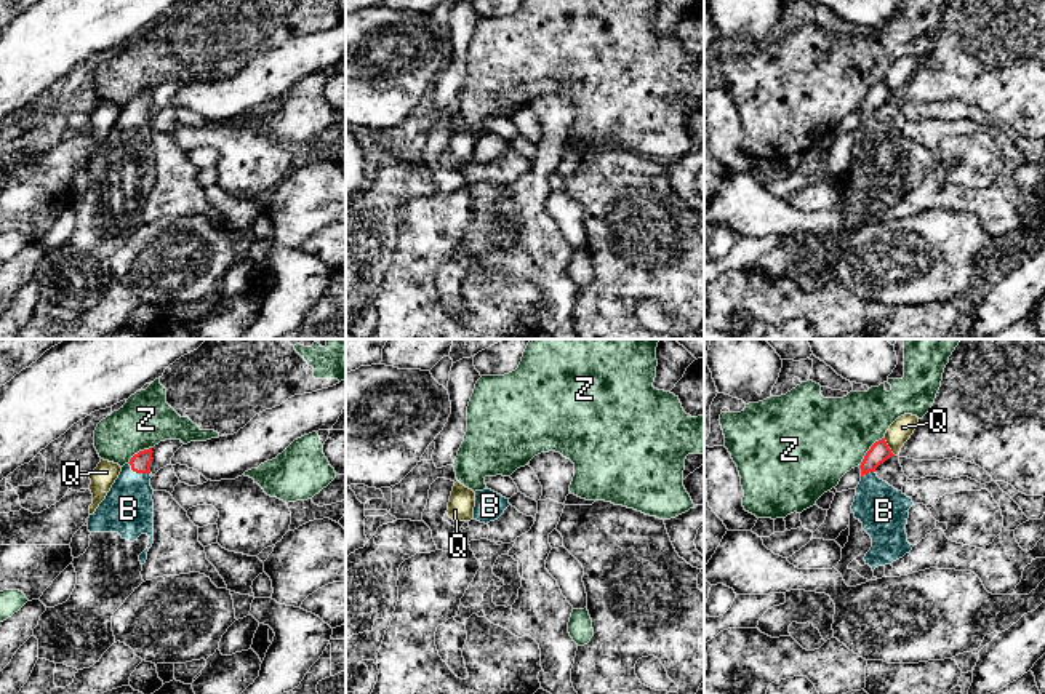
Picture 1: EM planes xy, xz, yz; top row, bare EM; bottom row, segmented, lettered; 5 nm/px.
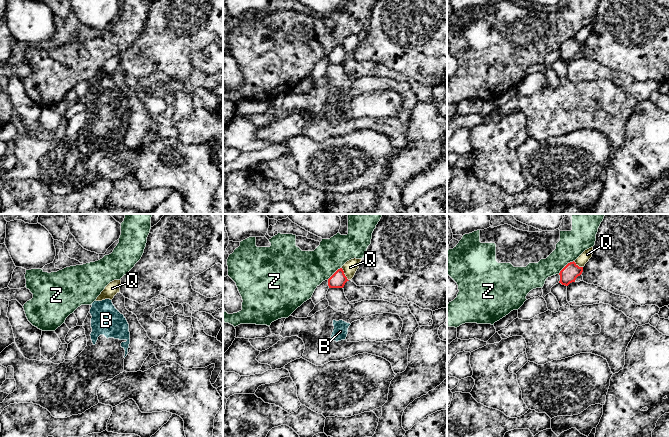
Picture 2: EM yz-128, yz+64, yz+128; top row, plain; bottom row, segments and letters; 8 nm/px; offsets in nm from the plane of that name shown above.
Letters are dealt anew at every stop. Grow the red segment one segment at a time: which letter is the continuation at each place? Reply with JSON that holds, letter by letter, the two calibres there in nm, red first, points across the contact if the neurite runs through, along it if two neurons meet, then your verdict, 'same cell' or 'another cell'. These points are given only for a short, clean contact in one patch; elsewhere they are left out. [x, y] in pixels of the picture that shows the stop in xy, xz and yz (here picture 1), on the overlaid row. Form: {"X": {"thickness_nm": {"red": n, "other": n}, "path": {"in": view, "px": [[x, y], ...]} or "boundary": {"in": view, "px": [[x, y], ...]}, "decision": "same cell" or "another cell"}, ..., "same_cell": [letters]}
{"B": {"thickness_nm": {"red": 100, "other": 260}, "path": {"in": "xy", "px": [[140, 462], [138, 472], [128, 509]]}, "decision": "same cell"}, "Q": {"thickness_nm": {"red": 100, "other": 110}, "decision": "another cell"}, "Z": {"thickness_nm": {"red": 100, "other": 420}, "decision": "another cell"}, "same_cell": ["B"]}

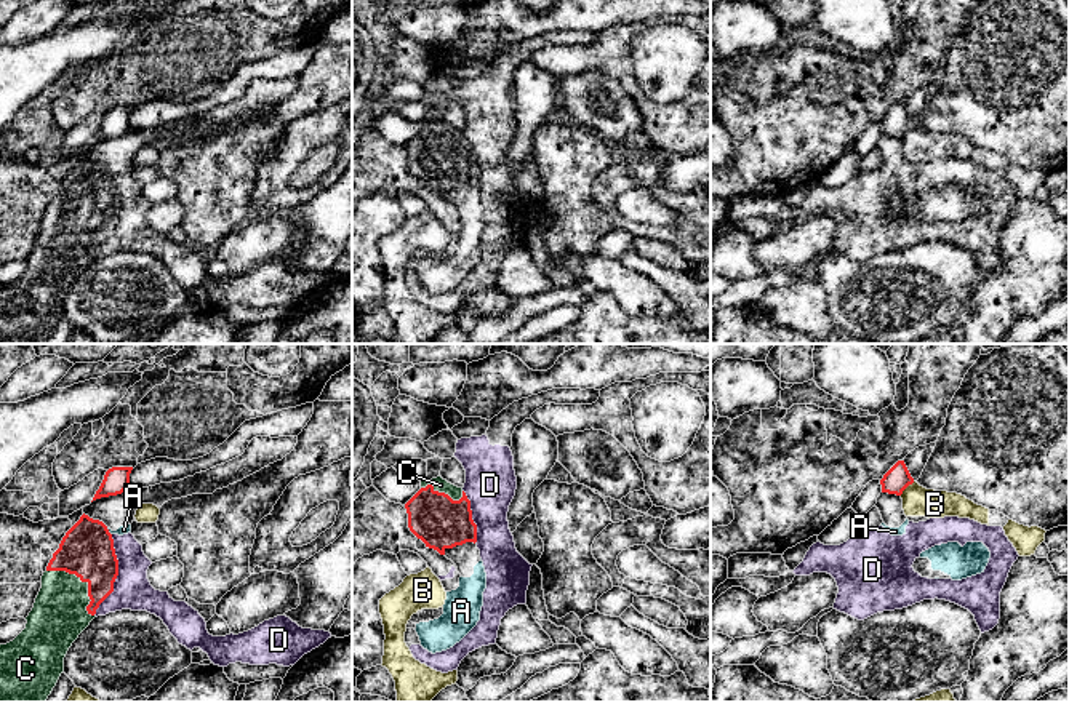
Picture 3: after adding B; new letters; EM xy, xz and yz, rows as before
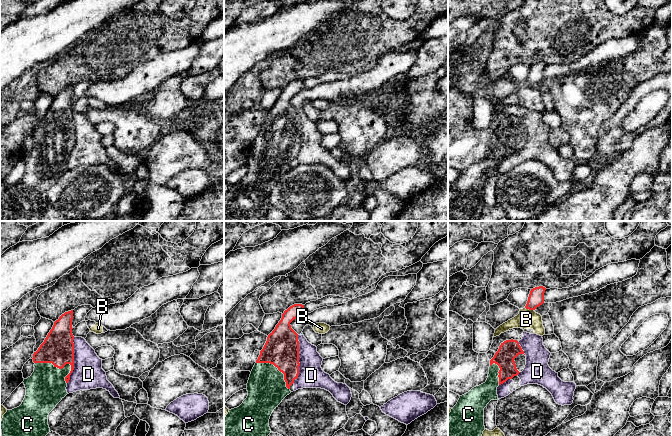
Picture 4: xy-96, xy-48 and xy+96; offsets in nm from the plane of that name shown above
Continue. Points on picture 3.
{"A": {"thickness_nm": {"red": 280, "other": 50}, "path": {"in": "xy", "px": [[87, 550], [108, 531], [124, 530]]}, "decision": "same cell"}, "B": {"thickness_nm": {"red": 120, "other": 160}, "boundary": {"in": "yz", "px": [[914, 482], [900, 494]]}, "decision": "another cell"}, "C": {"thickness_nm": {"red": 280, "other": 280}, "decision": "same cell"}, "D": {"thickness_nm": {"red": 280, "other": 190}, "decision": "another cell"}, "same_cell": ["A", "C"]}

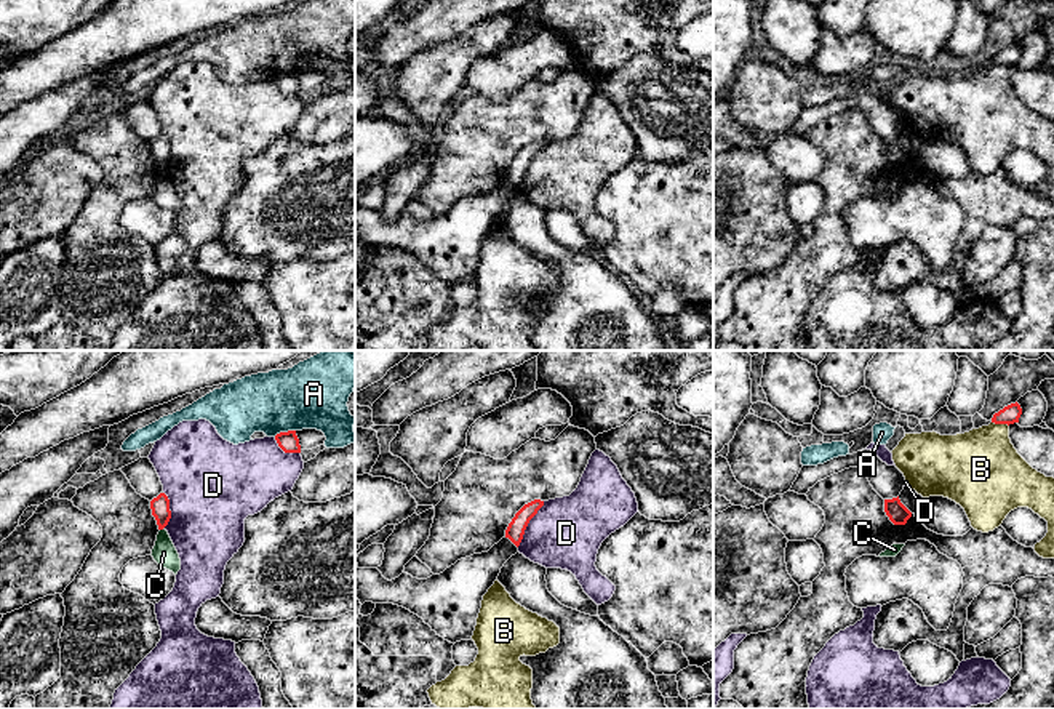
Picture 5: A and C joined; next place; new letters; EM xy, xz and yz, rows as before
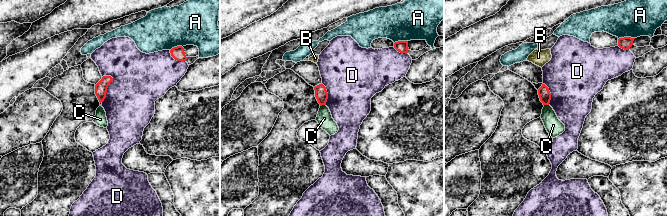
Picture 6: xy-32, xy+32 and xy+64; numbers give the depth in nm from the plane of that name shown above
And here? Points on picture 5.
{"A": {"thickness_nm": {"red": 100, "other": 340}, "decision": "another cell"}, "B": {"thickness_nm": {"red": 90, "other": 400}, "decision": "another cell"}, "C": {"thickness_nm": {"red": 100, "other": 120}, "boundary": {"in": "xy", "px": [[163, 527], [160, 530]]}, "decision": "another cell"}, "D": {"thickness_nm": {"red": 90, "other": 360}, "decision": "another cell"}, "same_cell": []}

